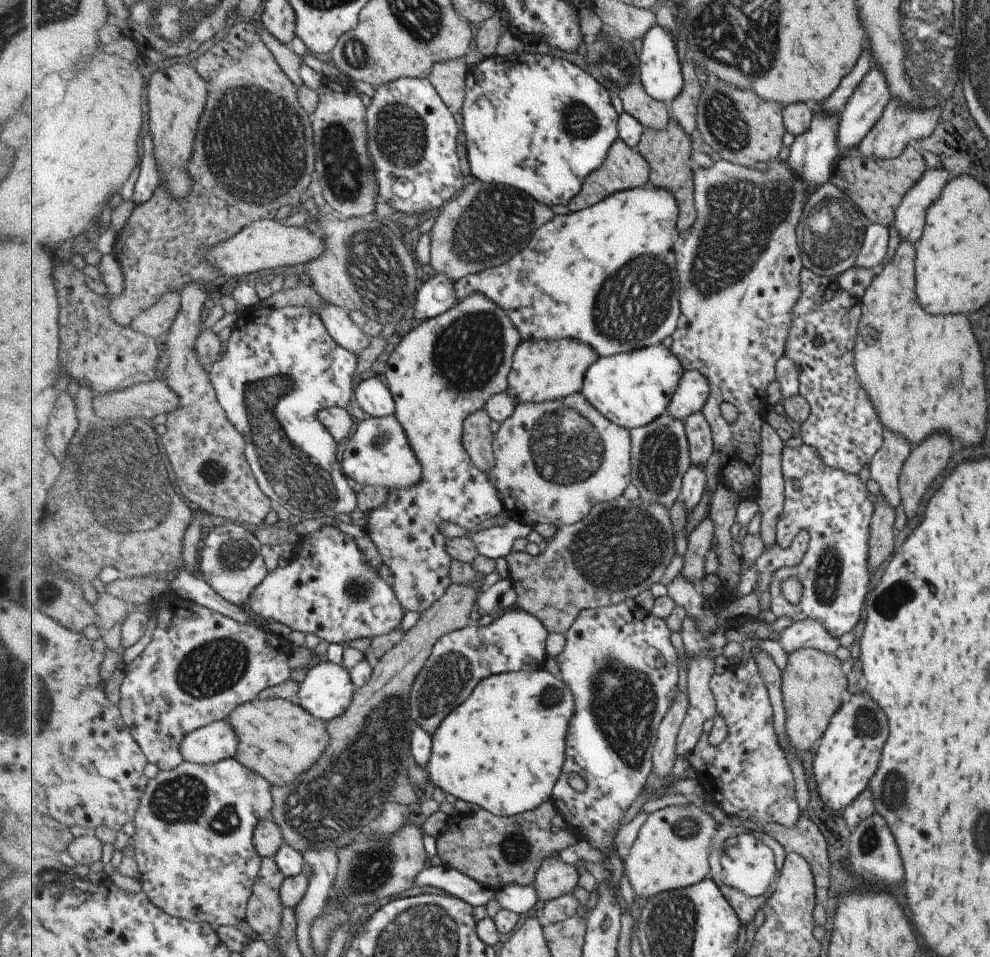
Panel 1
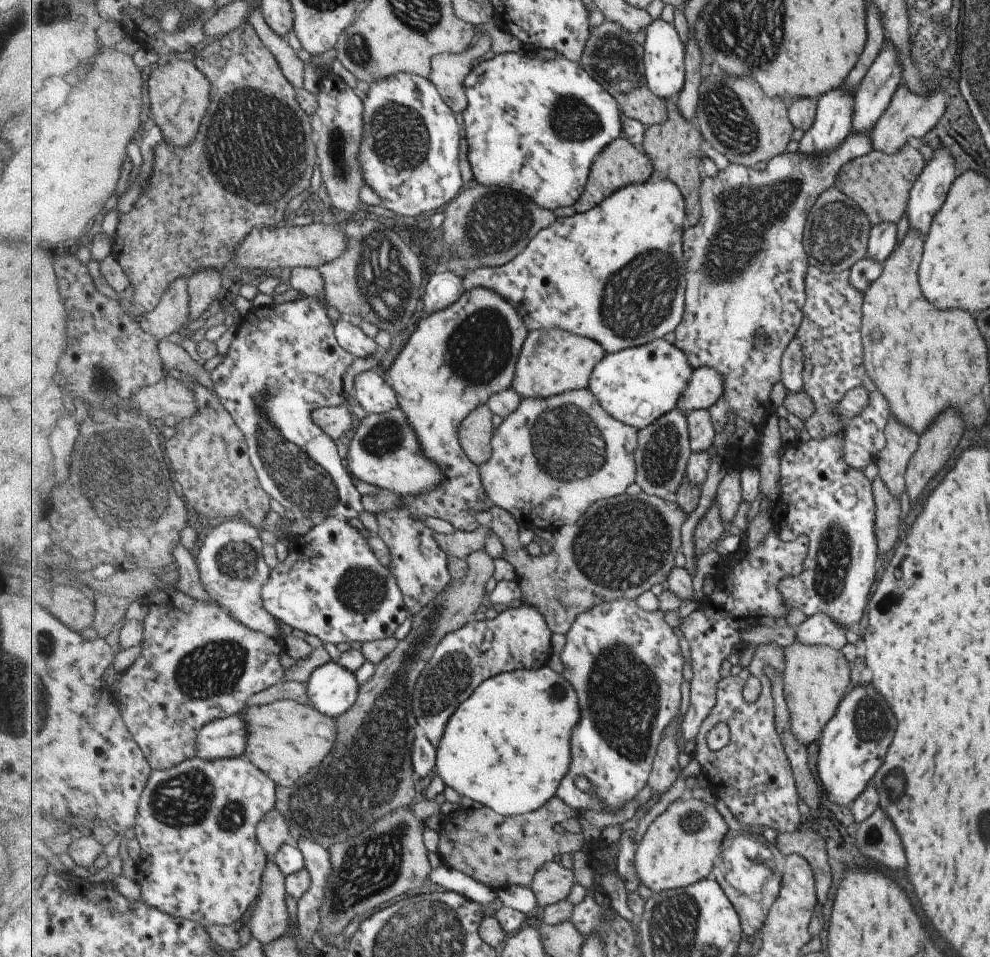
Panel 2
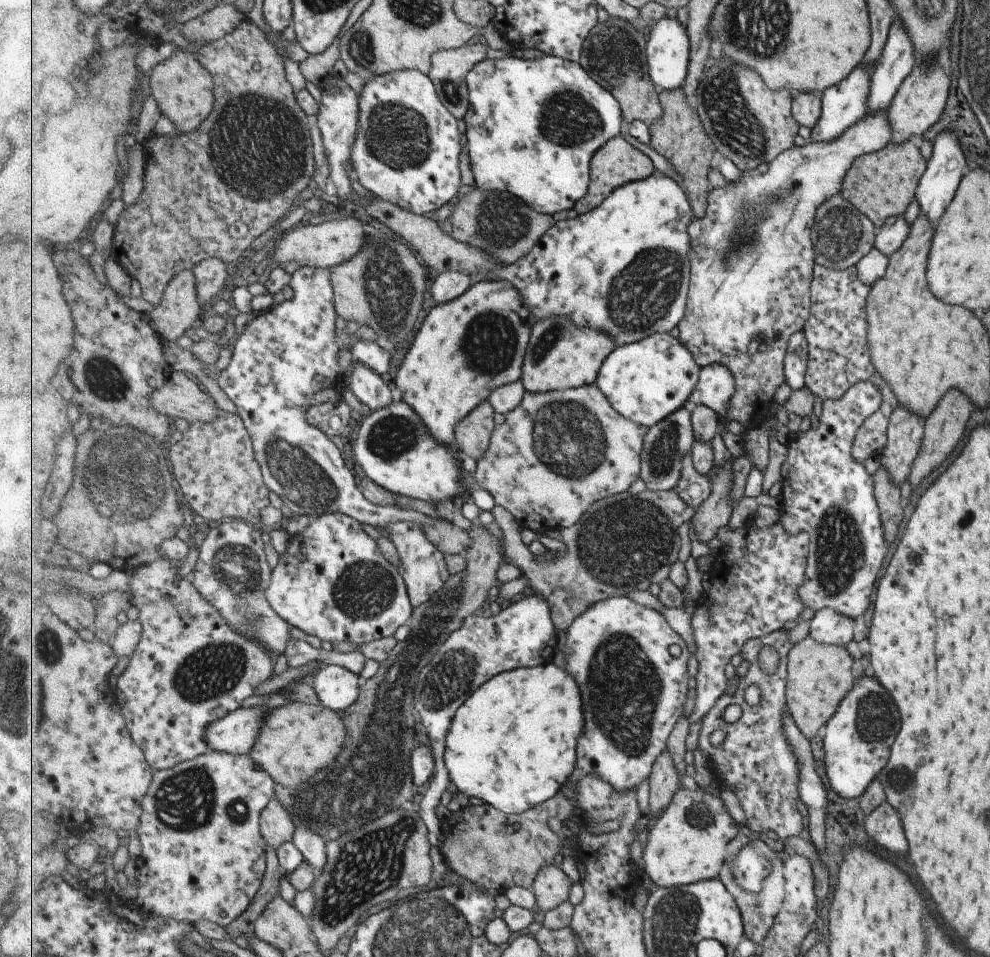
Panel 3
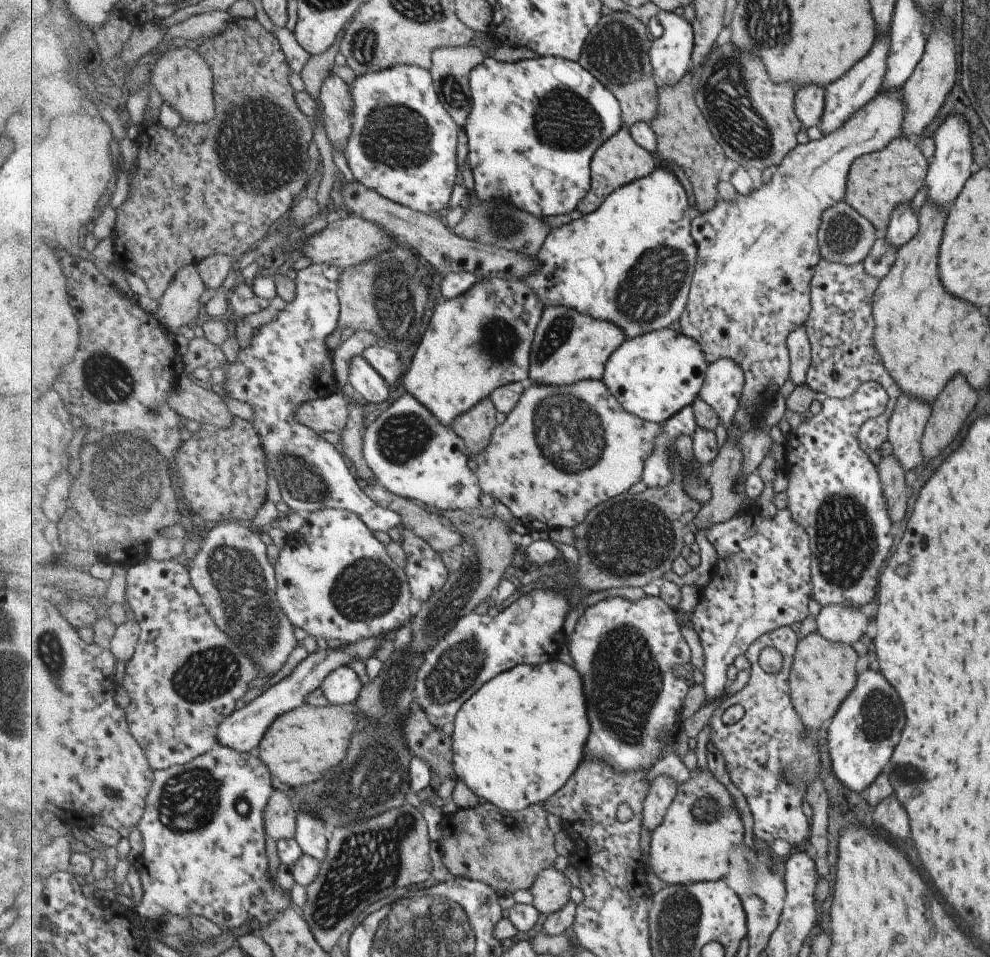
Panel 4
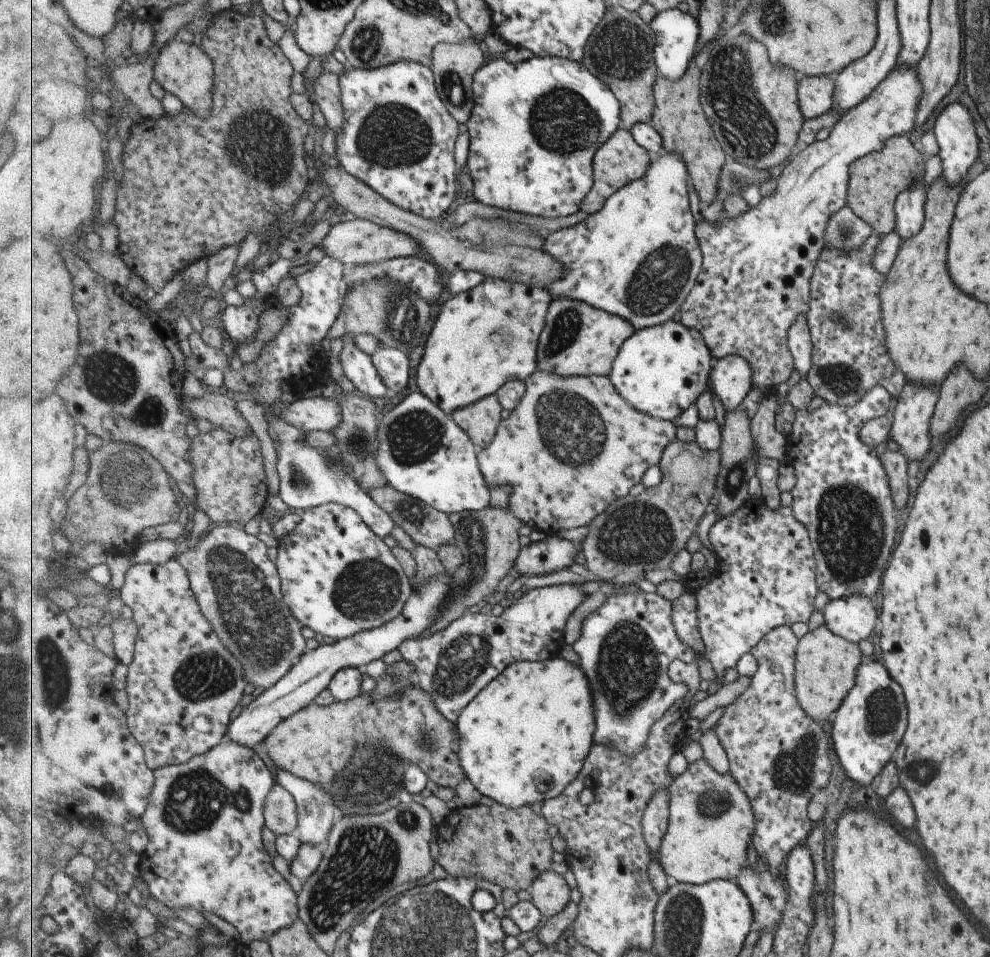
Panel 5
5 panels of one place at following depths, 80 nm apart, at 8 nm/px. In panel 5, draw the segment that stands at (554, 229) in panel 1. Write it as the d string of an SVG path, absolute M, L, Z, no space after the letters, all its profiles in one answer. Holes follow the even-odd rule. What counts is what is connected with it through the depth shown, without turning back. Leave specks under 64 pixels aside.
M669 152L660 156L656 161L652 162L651 167L648 168L646 175L635 182L626 184L619 192L616 192L611 199L605 203L605 206L595 214L590 215L579 224L555 231L548 234L547 244L544 249L558 261L561 261L565 266L566 272L564 276L553 283L549 287L545 287L548 291L552 292L554 300L557 297L569 297L587 304L592 304L594 307L600 308L603 311L616 314L630 320L634 327L644 329L647 327L656 327L657 325L667 323L681 312L685 299L688 298L689 293L696 286L700 276L700 272L704 266L704 252L702 251L700 240L696 235L696 226L698 225L693 218L691 212L691 204L689 204L689 178L690 172L688 165L679 153Z

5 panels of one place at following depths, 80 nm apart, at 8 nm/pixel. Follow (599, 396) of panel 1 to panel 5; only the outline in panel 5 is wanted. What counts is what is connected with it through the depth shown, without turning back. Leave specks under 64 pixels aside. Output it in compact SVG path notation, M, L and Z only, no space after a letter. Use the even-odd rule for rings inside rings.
M675 318L656 327L647 327L635 331L635 334L621 347L610 377L617 390L638 411L650 414L655 418L677 420L700 396L708 390L711 369L712 349L708 347L701 332L686 327L681 320Z

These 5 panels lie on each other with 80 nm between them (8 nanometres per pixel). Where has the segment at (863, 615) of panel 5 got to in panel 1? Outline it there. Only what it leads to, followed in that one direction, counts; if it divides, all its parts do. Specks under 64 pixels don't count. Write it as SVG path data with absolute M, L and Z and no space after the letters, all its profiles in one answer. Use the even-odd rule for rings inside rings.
M811 619L793 622L781 632L779 642L787 654L797 649L812 648L833 655L833 651L839 646L837 637L820 622Z

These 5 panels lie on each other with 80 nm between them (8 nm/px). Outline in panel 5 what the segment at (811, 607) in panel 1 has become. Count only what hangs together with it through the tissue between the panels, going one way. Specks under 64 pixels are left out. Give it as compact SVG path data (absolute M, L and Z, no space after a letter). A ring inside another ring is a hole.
M883 387L870 388L862 398L853 406L839 405L837 403L829 403L823 401L812 412L807 412L807 409L797 409L794 414L794 421L791 423L791 432L787 435L788 445L787 449L787 463L794 468L795 484L789 491L792 496L792 503L790 507L796 515L796 519L804 524L808 529L811 542L815 546L815 559L816 559L816 584L820 587L820 591L825 593L829 600L847 598L849 595L863 595L866 597L872 596L880 586L880 580L886 566L888 565L888 558L890 557L891 548L893 548L893 538L895 538L895 524L897 521L897 512L892 503L890 488L888 487L888 478L883 470L880 458L877 457L875 449L866 445L858 438L858 432L861 430L863 424L872 422L875 417L880 417L885 414L888 409L890 401L889 393Z

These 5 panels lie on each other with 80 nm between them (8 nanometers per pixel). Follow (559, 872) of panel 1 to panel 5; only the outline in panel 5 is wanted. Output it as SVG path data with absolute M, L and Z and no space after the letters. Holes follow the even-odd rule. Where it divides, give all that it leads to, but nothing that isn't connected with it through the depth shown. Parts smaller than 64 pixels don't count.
M551 869L535 879L530 891L532 901L549 919L563 912L571 902L571 888L567 880Z

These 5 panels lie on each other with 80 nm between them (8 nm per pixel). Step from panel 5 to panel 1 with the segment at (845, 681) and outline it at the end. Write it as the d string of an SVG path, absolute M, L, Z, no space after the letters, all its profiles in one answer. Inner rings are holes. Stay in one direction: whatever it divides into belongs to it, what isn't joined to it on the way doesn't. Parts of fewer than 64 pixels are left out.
M812 648L797 649L788 654L787 666L782 674L782 691L789 742L797 754L815 747L833 710L841 706L841 692L845 686L845 676L835 655Z

